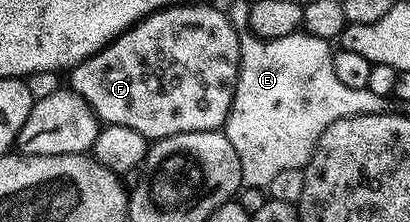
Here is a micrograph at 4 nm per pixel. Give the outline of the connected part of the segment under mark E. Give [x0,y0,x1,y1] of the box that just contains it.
[225,32,385,188]

